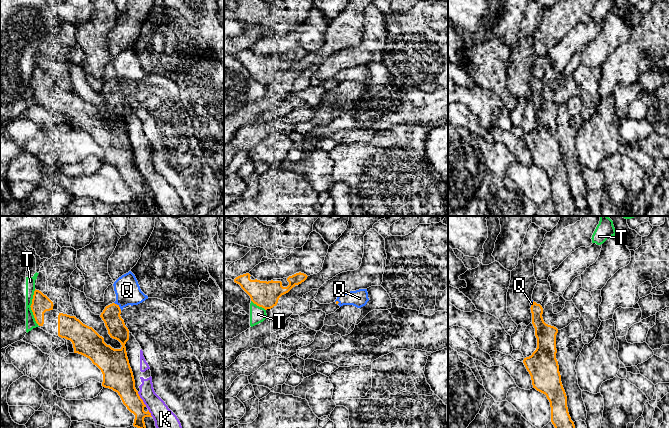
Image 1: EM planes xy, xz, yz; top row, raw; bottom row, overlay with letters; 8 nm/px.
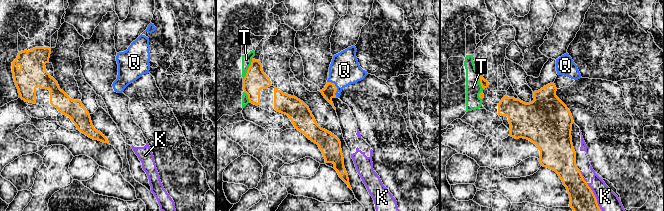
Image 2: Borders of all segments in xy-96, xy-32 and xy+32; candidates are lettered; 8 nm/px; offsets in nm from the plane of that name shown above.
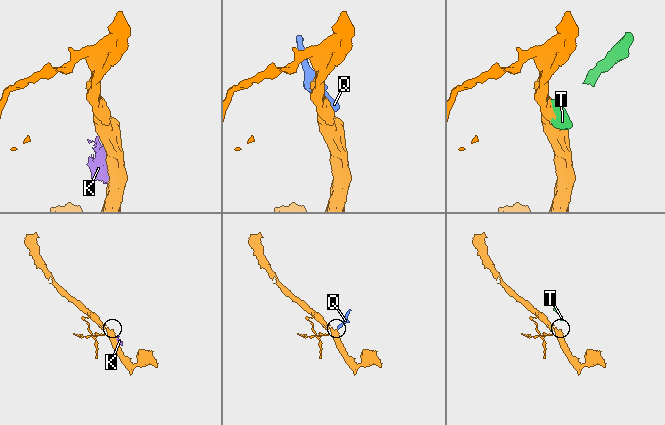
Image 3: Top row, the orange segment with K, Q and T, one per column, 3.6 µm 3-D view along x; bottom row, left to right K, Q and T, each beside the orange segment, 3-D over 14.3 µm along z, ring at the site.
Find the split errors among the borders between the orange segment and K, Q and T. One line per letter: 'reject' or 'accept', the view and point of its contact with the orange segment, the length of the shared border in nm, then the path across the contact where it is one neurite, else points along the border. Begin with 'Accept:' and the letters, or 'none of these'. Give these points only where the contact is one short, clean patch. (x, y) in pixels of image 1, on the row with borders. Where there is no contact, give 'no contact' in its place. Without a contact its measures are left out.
Accept: Q
K: reject; meets orange in xy at (141, 399); contact 140 nm long; border along xy (137, 392), (146, 406)
Q: accept; meets orange in xy at (118, 306); contact 90 nm long; runs through xy (115, 325), (118, 306), (127, 290)
T: reject; meets orange in xy at (30, 306); contact 280 nm long

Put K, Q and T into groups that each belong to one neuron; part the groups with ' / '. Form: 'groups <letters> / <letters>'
groups K / Q / T

